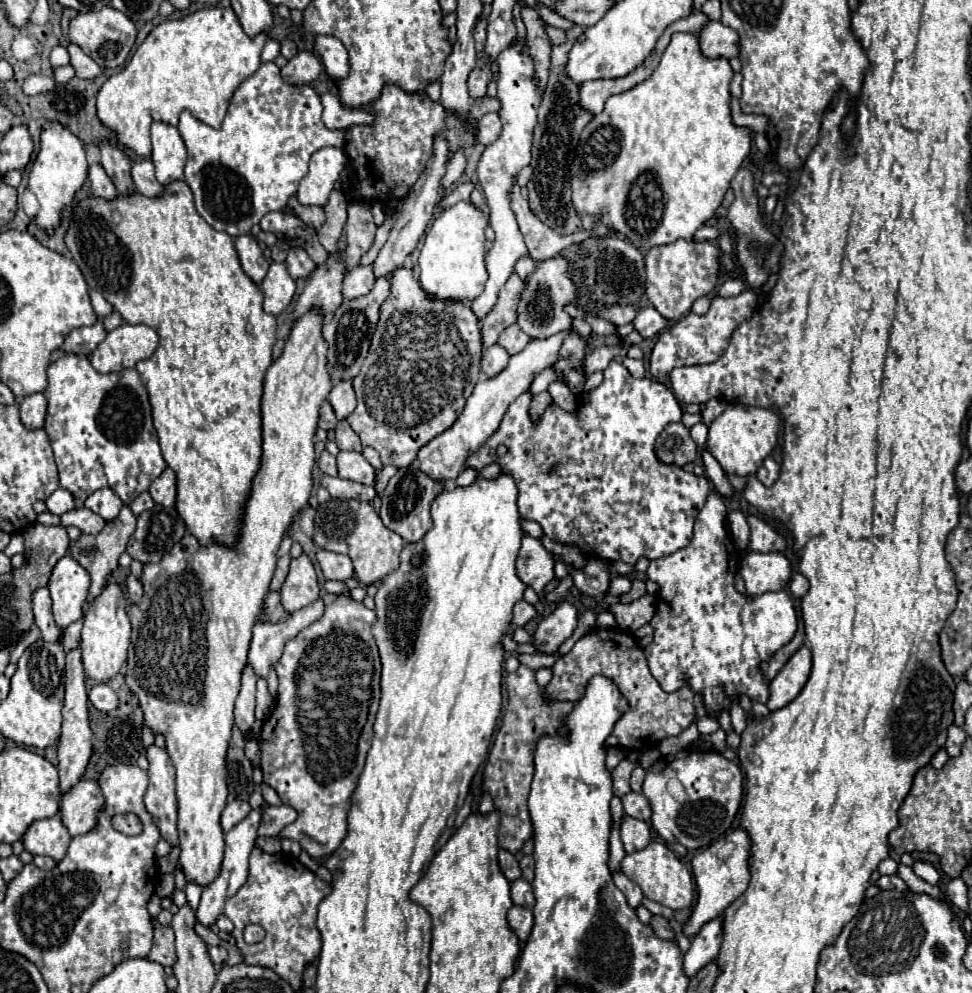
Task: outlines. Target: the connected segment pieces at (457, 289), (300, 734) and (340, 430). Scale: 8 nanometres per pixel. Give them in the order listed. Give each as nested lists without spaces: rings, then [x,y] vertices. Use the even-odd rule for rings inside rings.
[[[457,203],[445,209],[431,225],[429,233],[425,235],[425,243],[419,255],[419,283],[421,289],[431,299],[441,301],[461,301],[469,303],[477,295],[481,295],[487,271],[485,271],[485,215],[475,209],[471,203]]]
[[[339,595],[325,607],[321,619],[287,641],[283,657],[275,667],[279,675],[277,705],[265,721],[263,737],[259,739],[263,781],[277,791],[285,805],[291,805],[299,813],[297,821],[279,833],[279,839],[299,841],[303,851],[315,859],[331,855],[345,839],[351,795],[357,787],[367,751],[371,747],[373,723],[381,697],[381,659],[371,635],[375,619],[375,611],[353,601],[351,597]]]
[[[339,421],[335,427],[335,443],[341,451],[361,451],[361,441],[347,421]]]

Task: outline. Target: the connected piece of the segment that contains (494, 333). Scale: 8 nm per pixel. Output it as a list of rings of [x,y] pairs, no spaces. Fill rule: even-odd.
[[[511,275],[505,287],[501,289],[499,301],[493,307],[493,311],[485,317],[485,323],[481,323],[481,341],[483,349],[497,343],[501,331],[505,331],[509,325],[517,321],[517,305],[521,299],[521,293],[525,291],[525,281],[519,279],[519,275]]]

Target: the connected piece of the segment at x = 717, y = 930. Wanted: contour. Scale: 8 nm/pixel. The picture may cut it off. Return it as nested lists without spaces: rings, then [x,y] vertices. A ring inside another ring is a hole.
[[[723,915],[711,919],[701,927],[701,931],[691,939],[691,947],[685,953],[683,969],[687,977],[693,977],[703,965],[715,961],[723,941]]]

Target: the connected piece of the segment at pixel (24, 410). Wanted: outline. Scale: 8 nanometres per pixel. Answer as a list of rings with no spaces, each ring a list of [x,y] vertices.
[[[33,393],[21,403],[21,423],[27,429],[41,429],[47,415],[47,399],[43,393]]]

